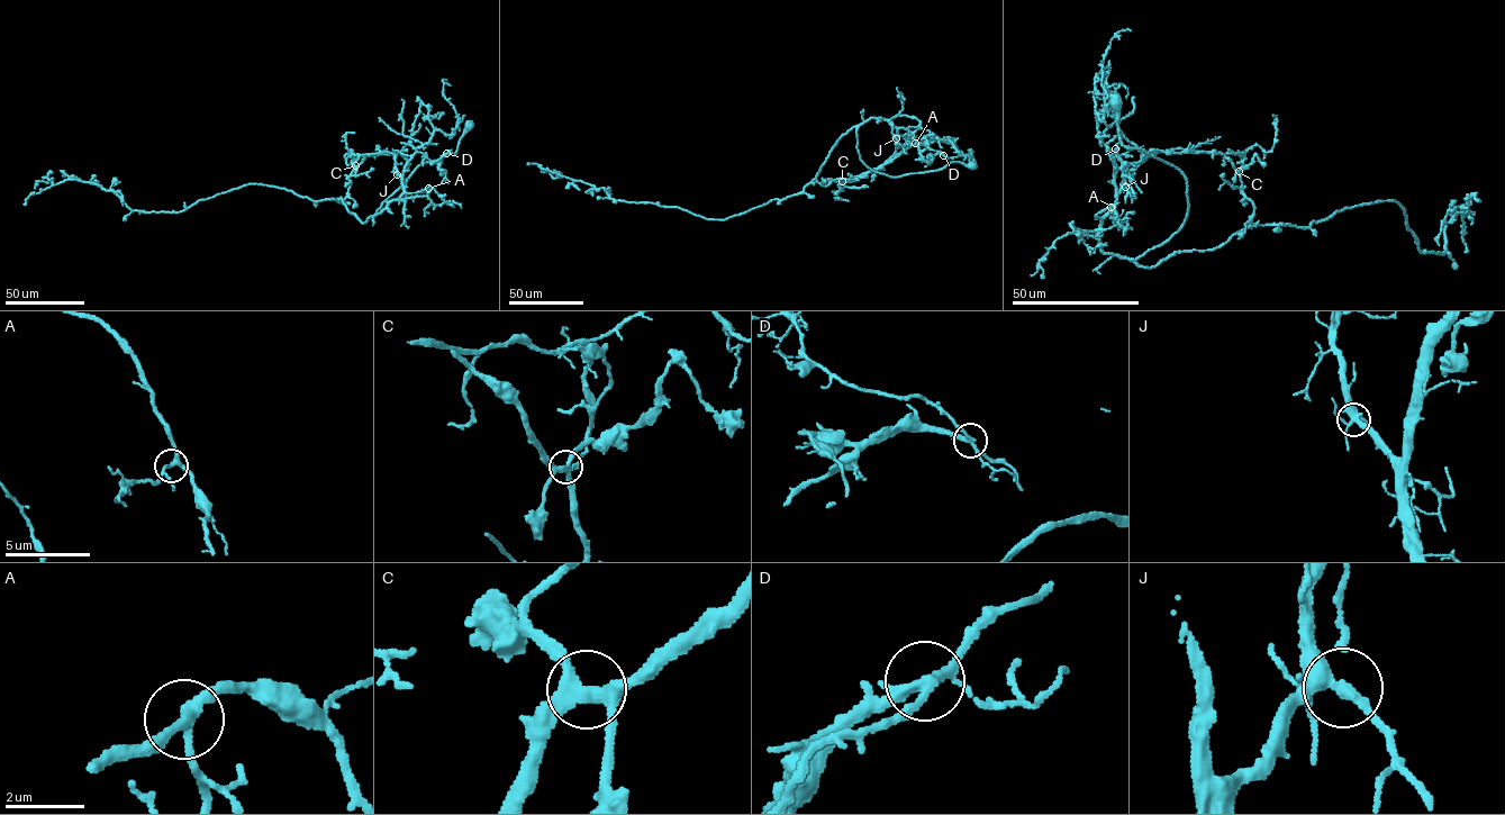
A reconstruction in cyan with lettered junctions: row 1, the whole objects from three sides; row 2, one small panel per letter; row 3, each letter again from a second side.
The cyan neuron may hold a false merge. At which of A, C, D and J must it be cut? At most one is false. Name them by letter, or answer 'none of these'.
D

